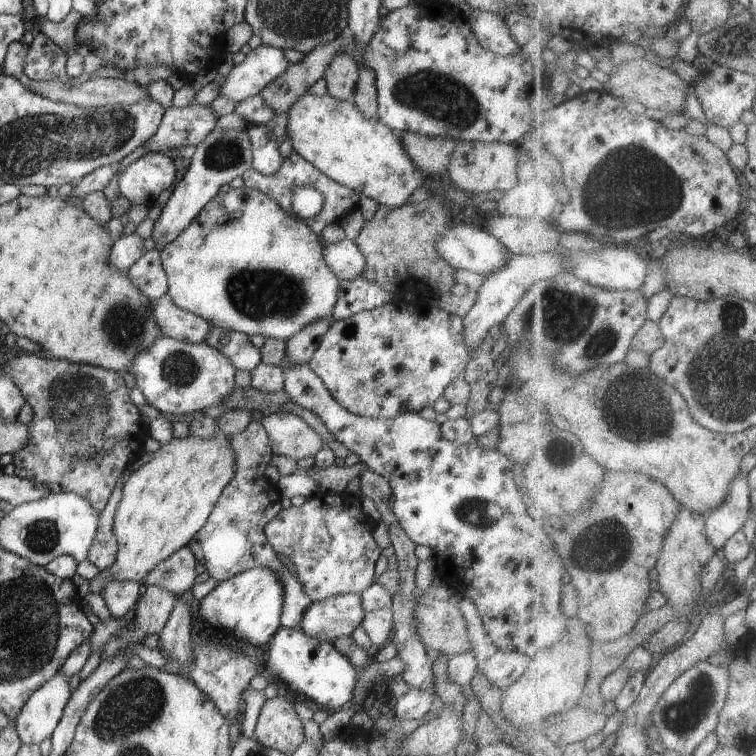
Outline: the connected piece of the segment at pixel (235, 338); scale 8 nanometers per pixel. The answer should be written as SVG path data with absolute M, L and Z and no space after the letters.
M212 326L205 342L227 356L237 370L250 372L261 362L260 349L254 346L247 334Z

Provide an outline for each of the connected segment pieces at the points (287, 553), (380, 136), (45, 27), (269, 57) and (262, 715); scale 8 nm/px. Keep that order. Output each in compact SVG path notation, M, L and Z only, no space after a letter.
M321 491L320 494L316 496L312 496L306 500L302 506L296 507L295 505L286 503L283 509L274 517L266 526L264 527L264 534L267 538L267 542L274 549L274 552L279 557L287 557L290 562L292 562L295 568L295 577L298 579L298 582L302 585L304 592L310 597L311 602L321 601L325 598L352 593L353 595L359 595L363 590L366 590L374 580L374 566L376 564L376 560L380 556L382 549L376 544L374 538L372 537L372 533L374 528L376 527L377 522L372 520L364 511L362 511L362 507L360 503L357 504L348 504L348 494L334 494L328 491Z
M306 93L289 106L287 113L287 139L291 140L293 150L302 155L306 162L312 164L323 175L356 191L360 196L372 198L378 205L402 206L412 192L422 185L427 176L425 172L416 168L406 154L400 134L382 124L379 119L366 118L350 101L338 100L328 93L325 95Z
M70 10L70 14L59 23L53 23L44 18L40 24L40 32L44 33L54 44L59 46L69 58L76 52L80 52L80 46L76 42L77 24L82 20L80 12Z
M261 44L252 49L242 63L234 65L228 74L219 76L219 95L237 104L252 98L277 79L286 70L288 63L283 50Z
M282 692L266 699L259 713L254 740L269 749L291 755L306 739L303 723L294 709L294 699Z

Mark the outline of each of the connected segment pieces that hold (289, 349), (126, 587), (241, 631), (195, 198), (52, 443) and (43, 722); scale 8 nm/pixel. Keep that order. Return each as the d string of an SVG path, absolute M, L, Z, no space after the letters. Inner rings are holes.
M321 318L307 324L286 340L286 355L294 364L307 363L318 348L321 338L328 332L332 319Z
M110 579L103 586L100 595L104 598L112 617L129 618L142 589L143 585L139 582Z
M266 567L238 573L228 580L219 582L200 602L197 617L204 620L222 634L230 634L253 646L266 646L274 633L281 627L283 586L277 574Z
M213 130L191 157L190 166L184 177L171 191L171 196L161 209L152 230L156 242L155 249L161 251L166 245L174 242L179 234L197 217L209 200L218 194L220 187L232 182L236 176L242 176L251 168L251 140L245 130Z
M24 354L23 356L16 356L14 359L9 360L5 364L5 371L10 373L11 381L20 389L22 396L24 396L25 401L31 406L33 410L32 420L28 424L29 430L29 441L27 445L19 450L17 453L14 453L13 464L14 464L14 475L21 479L28 479L37 483L42 483L46 485L52 493L62 493L62 492L71 492L79 497L85 498L91 505L92 508L98 513L106 506L108 498L112 494L112 490L115 487L115 483L118 480L120 474L124 473L125 470L131 467L131 465L139 460L143 456L143 444L144 441L150 437L149 430L146 425L141 421L142 415L138 410L137 406L130 401L129 392L130 389L126 387L124 382L123 374L108 370L107 368L102 368L99 366L89 365L89 364L78 364L66 359L57 359L52 356L47 356L43 354ZM120 418L122 420L128 420L124 422L126 426L126 434L124 436L118 436L118 426L120 426Z
M58 671L24 703L14 720L22 743L40 745L52 736L71 697L68 679L62 671Z

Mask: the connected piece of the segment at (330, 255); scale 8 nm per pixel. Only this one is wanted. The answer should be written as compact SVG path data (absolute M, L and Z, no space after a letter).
M344 237L335 243L324 243L322 251L328 268L340 281L360 277L365 267L365 258L353 240Z

